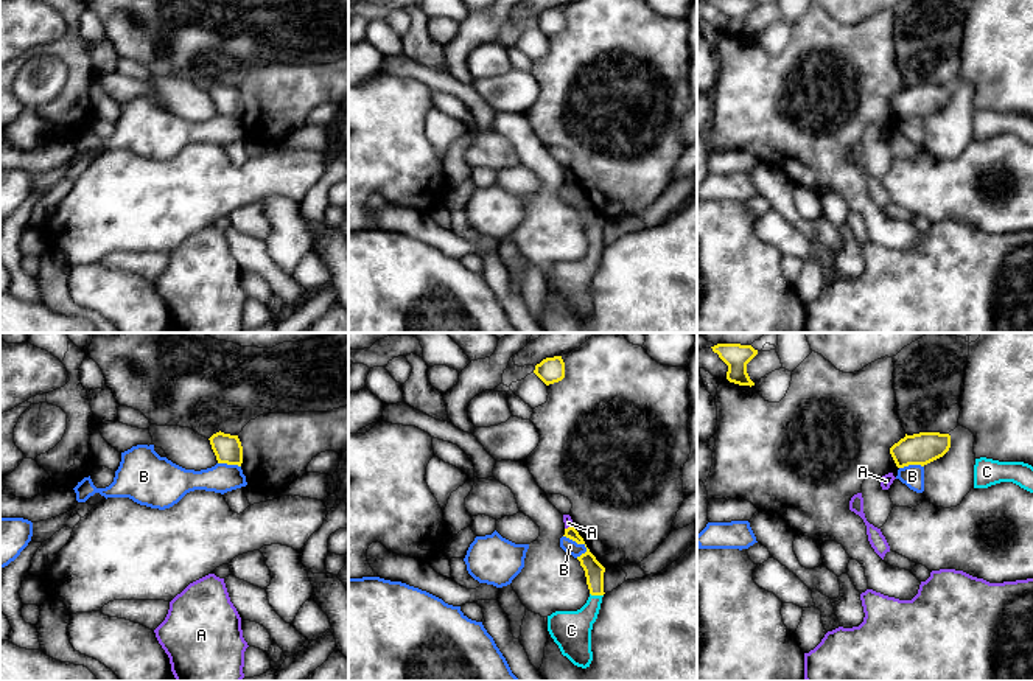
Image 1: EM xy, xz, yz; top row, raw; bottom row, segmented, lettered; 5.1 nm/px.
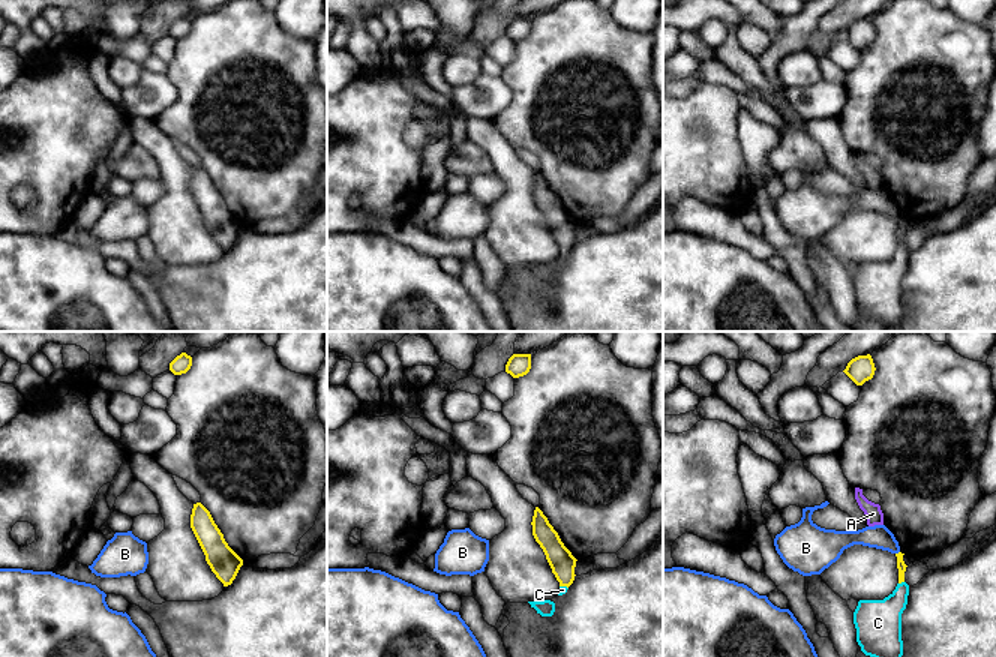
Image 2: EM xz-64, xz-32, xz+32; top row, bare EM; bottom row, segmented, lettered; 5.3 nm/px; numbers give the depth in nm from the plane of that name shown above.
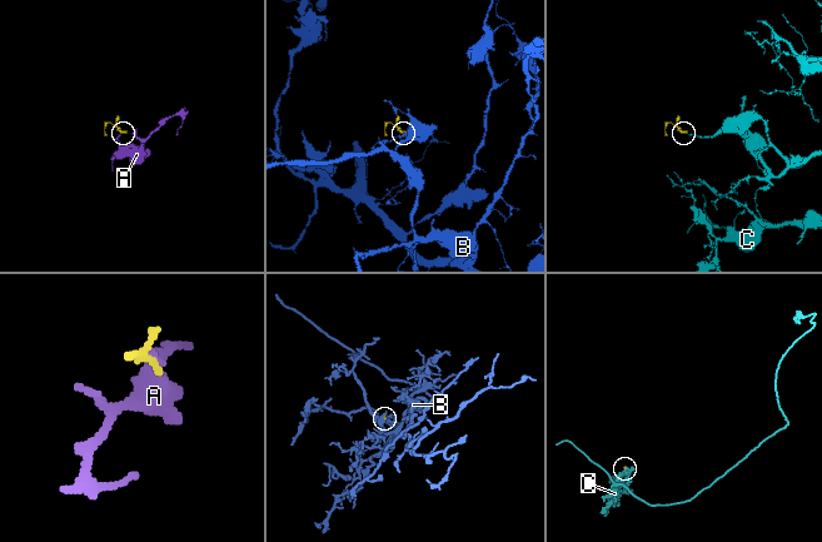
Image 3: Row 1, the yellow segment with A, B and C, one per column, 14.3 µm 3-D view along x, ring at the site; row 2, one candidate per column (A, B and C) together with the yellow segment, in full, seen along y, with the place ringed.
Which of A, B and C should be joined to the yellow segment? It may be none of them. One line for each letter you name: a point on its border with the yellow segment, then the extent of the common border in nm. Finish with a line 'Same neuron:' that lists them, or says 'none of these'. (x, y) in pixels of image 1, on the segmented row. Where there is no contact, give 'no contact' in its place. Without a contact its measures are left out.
C: xz (596, 594) | 70 nm
Same neuron: C

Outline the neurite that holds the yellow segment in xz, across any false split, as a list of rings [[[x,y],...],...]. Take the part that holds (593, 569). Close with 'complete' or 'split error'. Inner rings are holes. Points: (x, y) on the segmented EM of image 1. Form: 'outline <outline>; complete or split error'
outline [[[588,547],[577,560],[585,571],[590,597],[577,611],[555,611],[548,616],[548,631],[563,656],[574,665],[587,669],[593,661],[591,630],[605,594],[605,568],[596,560]]]; split error

